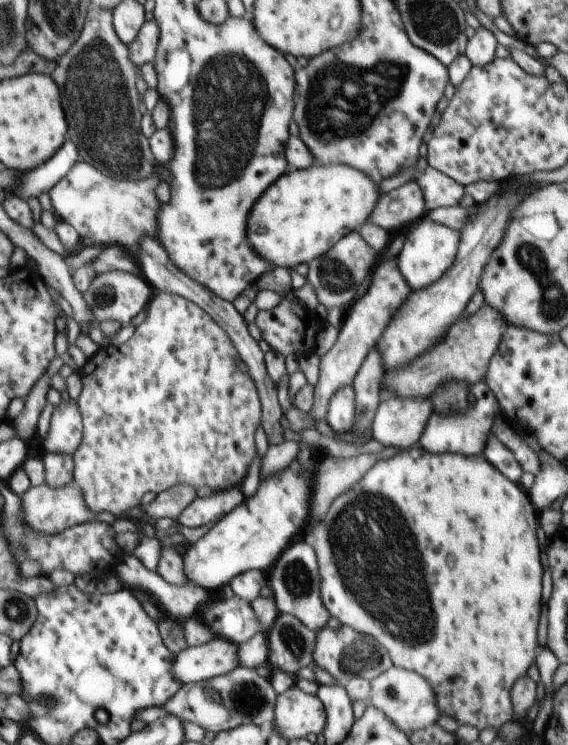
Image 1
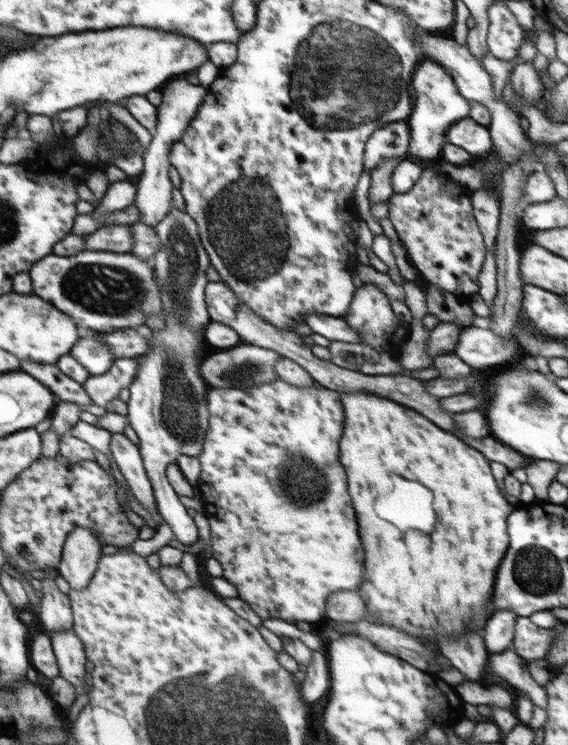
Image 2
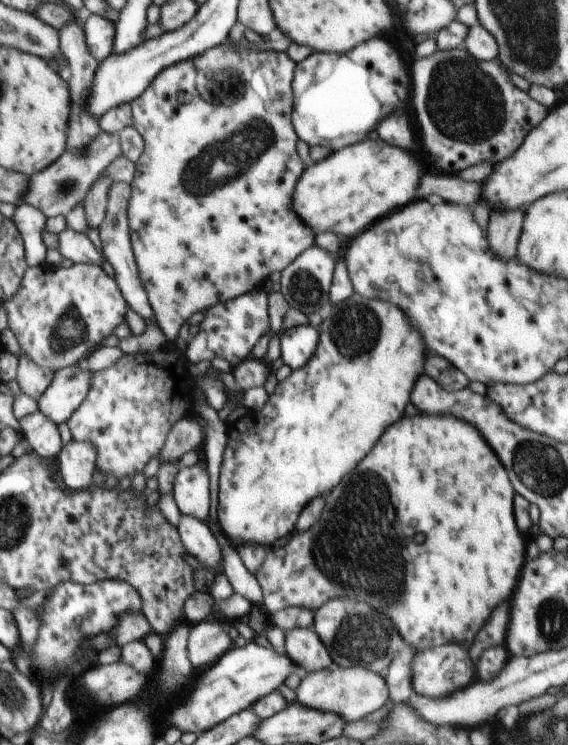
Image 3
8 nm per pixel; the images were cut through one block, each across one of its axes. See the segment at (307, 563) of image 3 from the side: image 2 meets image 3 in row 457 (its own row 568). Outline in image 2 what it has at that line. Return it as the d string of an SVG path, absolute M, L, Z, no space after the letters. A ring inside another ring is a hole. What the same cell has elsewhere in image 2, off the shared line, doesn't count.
M356 391L340 393L340 402L344 421L339 460L348 474L348 490L366 552L366 582L360 586L360 596L366 600L368 612L377 617L376 624L404 630L436 648L438 634L456 636L466 626L484 628L486 618L494 612L494 606L490 610L494 574L509 548L506 518L516 507L501 494L490 472L490 462L416 410L394 404L386 397Z

